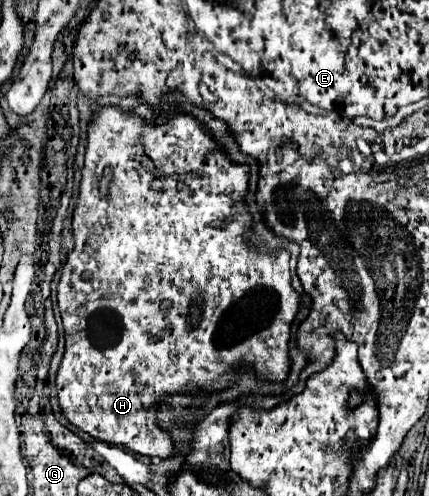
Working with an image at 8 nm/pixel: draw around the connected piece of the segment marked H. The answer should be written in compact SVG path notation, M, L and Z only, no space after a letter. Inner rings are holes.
M114 105L102 107L92 115L86 137L80 193L72 213L72 231L76 243L66 257L66 263L62 267L62 277L58 283L58 307L66 333L66 351L56 375L56 393L62 415L74 427L78 427L80 431L88 433L98 441L126 447L138 455L168 459L174 457L174 443L170 435L160 429L158 421L152 421L152 409L150 409L158 407L164 395L176 395L176 393L196 395L200 391L206 393L222 391L230 387L228 383L234 383L234 379L238 379L238 375L234 373L240 369L242 363L254 367L260 381L284 383L288 379L290 327L300 309L302 297L298 291L294 291L290 283L290 267L288 267L290 251L278 249L274 253L262 253L260 245L258 243L250 245L250 239L246 237L246 231L252 229L252 215L248 207L242 207L242 199L246 197L248 191L248 179L250 179L250 167L232 163L228 155L224 155L218 141L208 131L204 131L202 123L194 115L174 113L162 125L146 121Z

